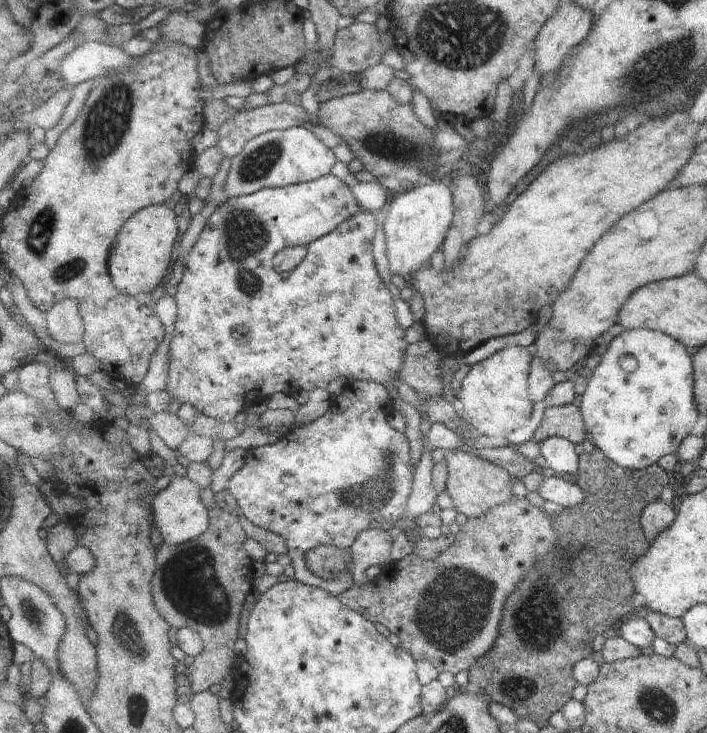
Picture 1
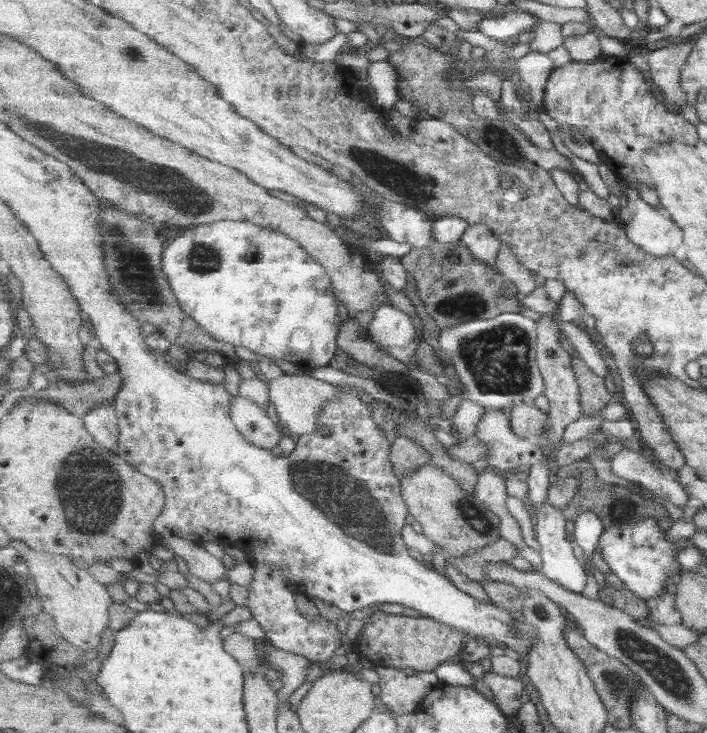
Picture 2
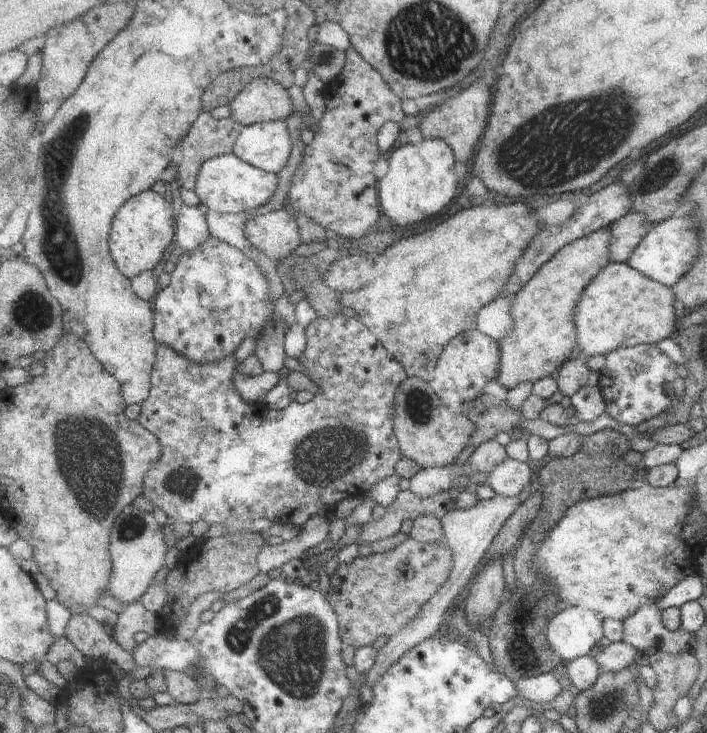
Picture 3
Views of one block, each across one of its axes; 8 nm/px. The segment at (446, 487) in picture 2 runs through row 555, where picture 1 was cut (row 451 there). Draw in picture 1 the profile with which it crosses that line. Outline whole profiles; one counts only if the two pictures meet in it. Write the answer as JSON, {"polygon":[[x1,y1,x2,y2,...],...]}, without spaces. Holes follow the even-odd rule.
{"polygon":[[450,449,444,459,447,460,448,466,447,492,457,512,463,513,467,518,479,518,487,514,491,508,503,506,515,498,512,488,514,480,502,466,455,449]]}

